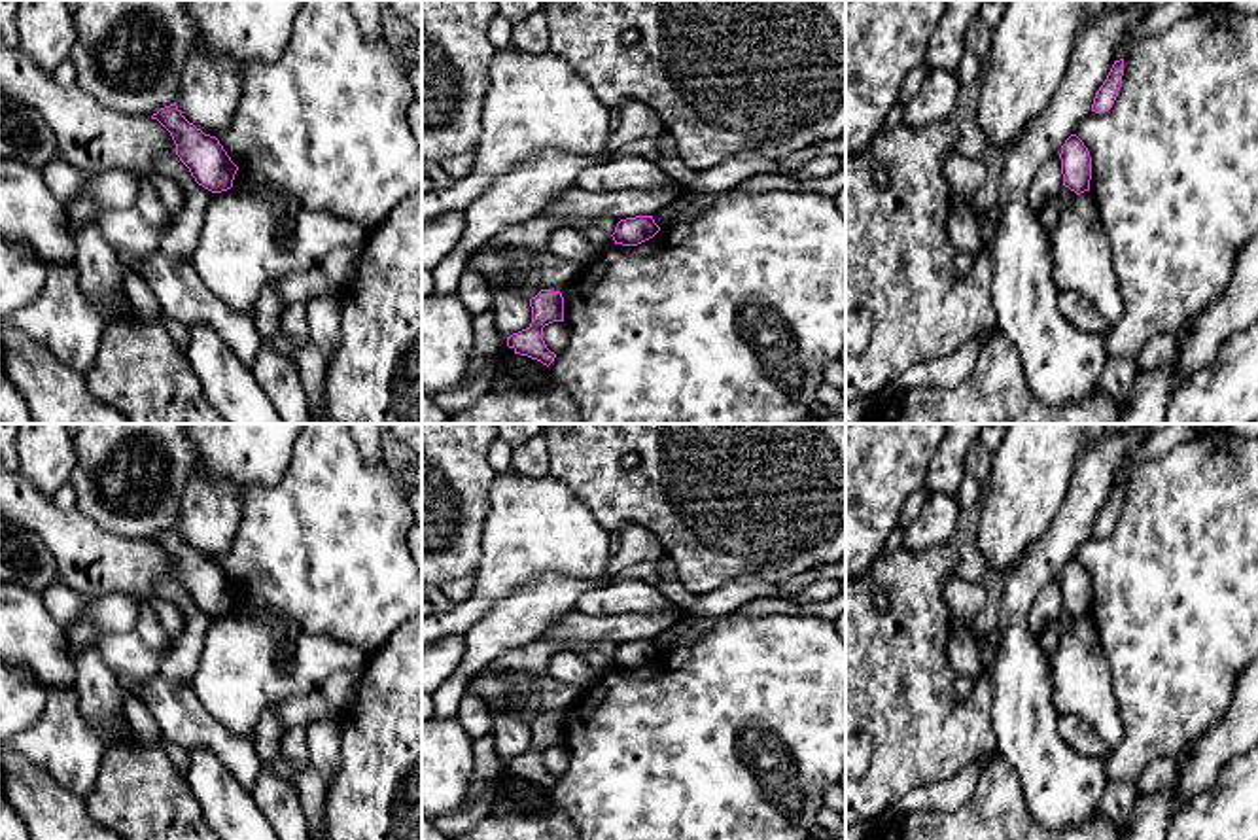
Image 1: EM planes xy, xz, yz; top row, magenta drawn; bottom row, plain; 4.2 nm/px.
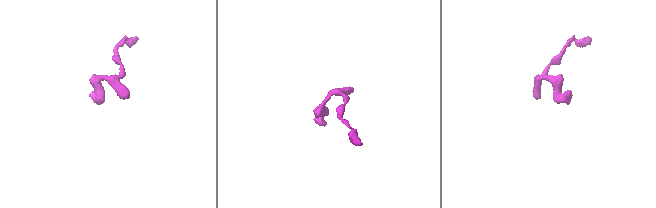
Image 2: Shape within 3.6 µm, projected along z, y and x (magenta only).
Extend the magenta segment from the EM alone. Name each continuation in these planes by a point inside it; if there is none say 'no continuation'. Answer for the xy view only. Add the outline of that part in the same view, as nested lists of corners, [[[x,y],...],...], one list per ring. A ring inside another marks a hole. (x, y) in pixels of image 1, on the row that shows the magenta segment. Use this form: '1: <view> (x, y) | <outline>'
no continuation

